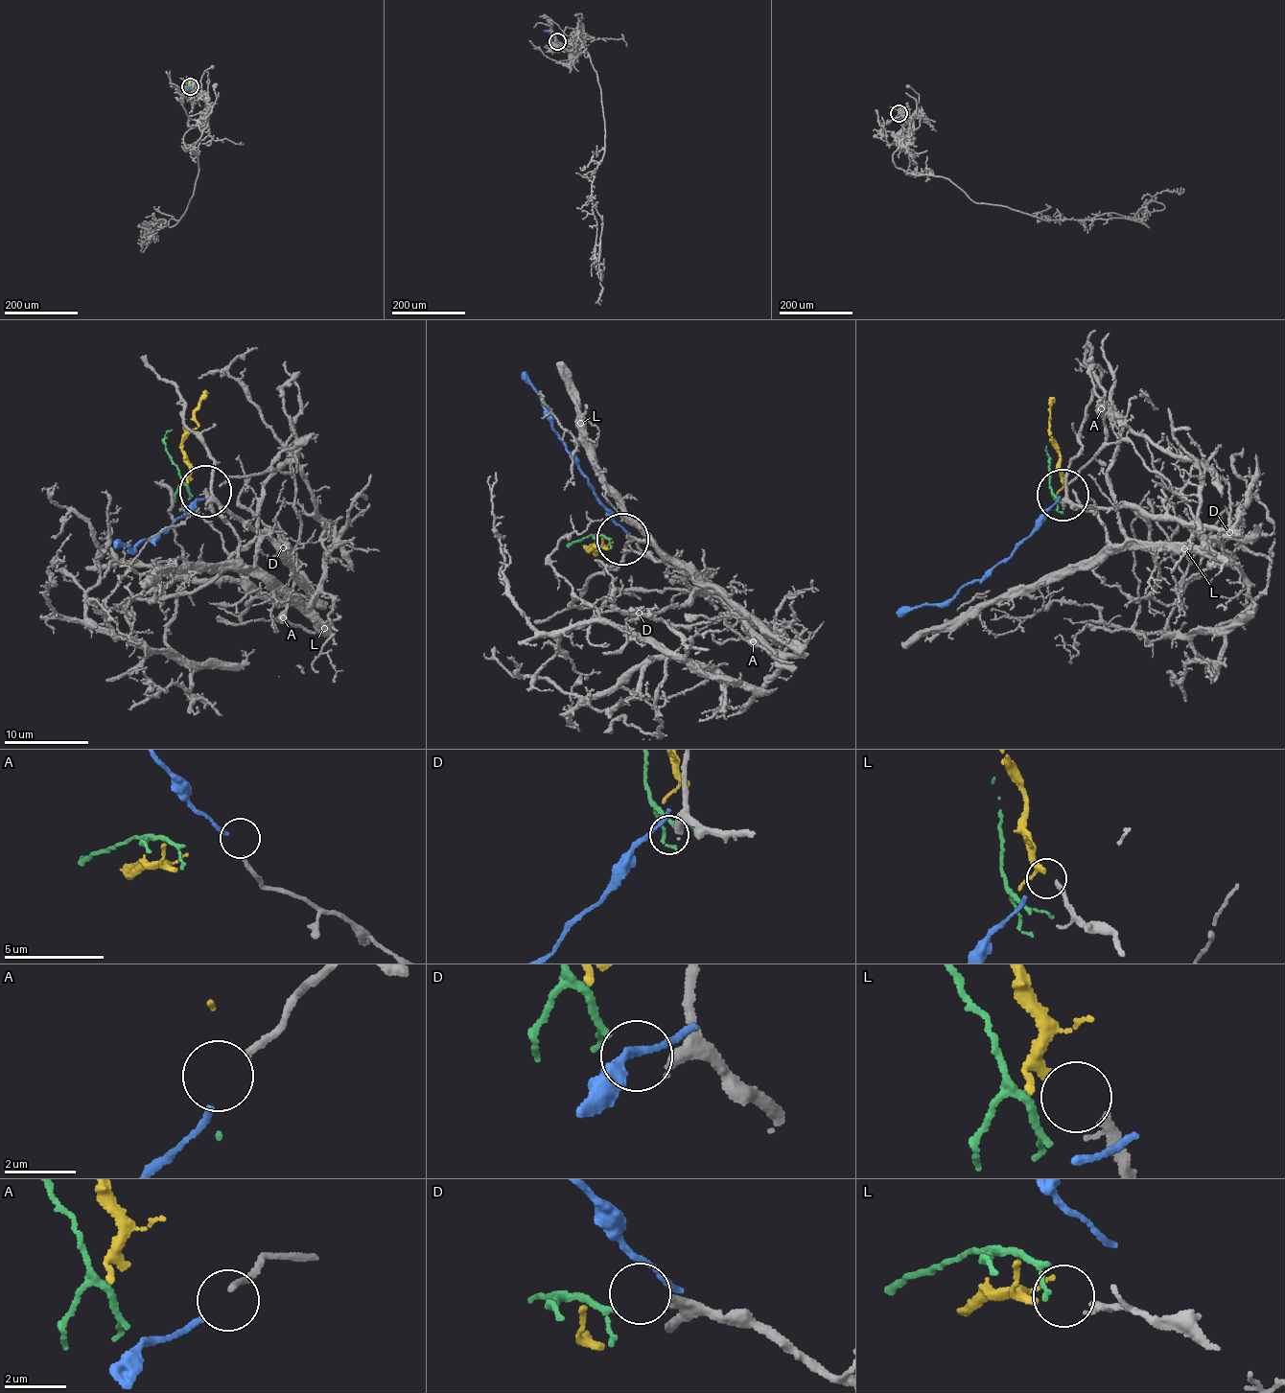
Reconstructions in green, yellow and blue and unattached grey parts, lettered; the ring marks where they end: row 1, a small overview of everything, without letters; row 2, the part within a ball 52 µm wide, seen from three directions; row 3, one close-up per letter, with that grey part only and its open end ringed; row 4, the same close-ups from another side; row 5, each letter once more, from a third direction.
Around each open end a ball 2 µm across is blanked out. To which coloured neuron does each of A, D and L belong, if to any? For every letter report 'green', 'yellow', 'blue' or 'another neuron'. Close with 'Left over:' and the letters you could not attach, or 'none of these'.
A: blue
D: green
L: yellow
Left over: none of these

